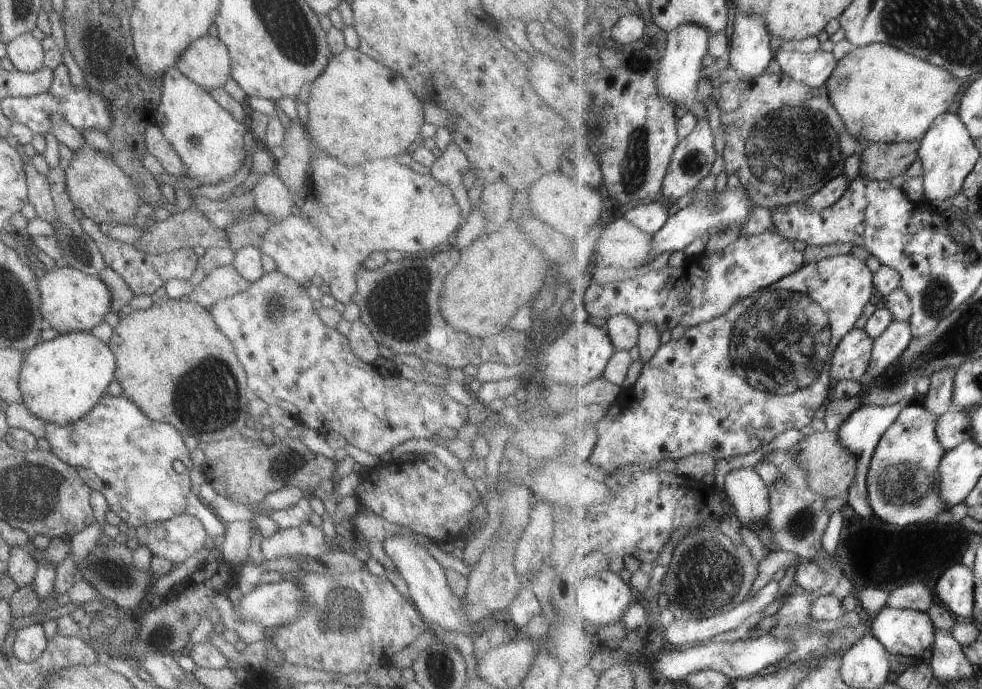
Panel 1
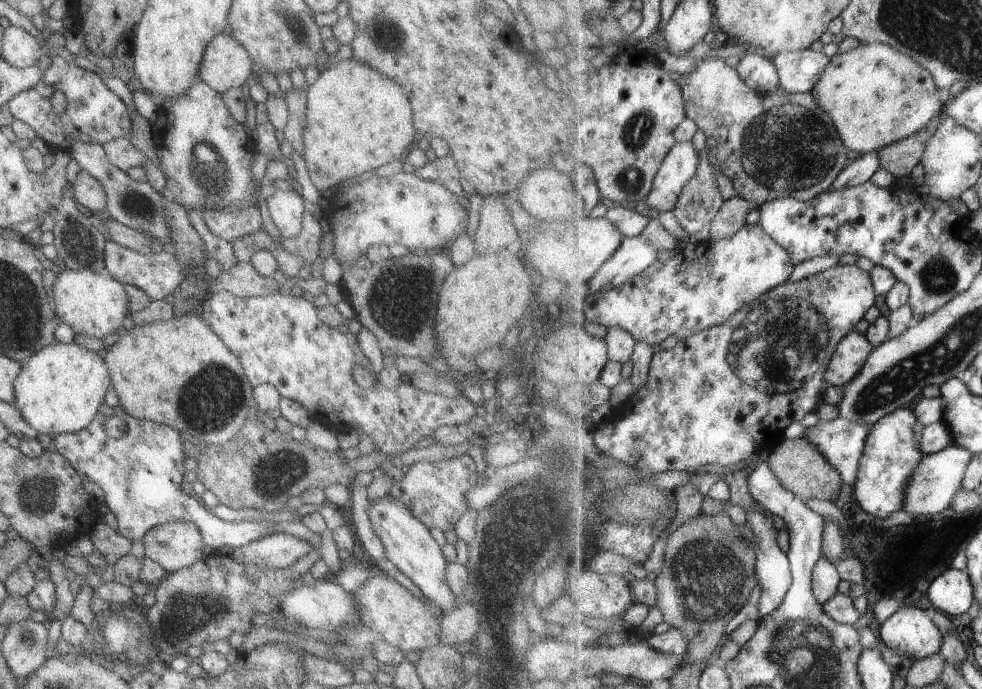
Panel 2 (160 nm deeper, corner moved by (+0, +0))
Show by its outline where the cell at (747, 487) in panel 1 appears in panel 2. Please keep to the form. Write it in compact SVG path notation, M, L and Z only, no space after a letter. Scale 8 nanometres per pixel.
M750 510L746 512L746 523L751 526L754 534L755 552L757 552L756 578L759 578L760 597L758 598L758 616L756 622L761 618L767 618L784 602L789 588L791 588L791 564L785 551L777 544L779 530L775 528L773 520L765 513Z

